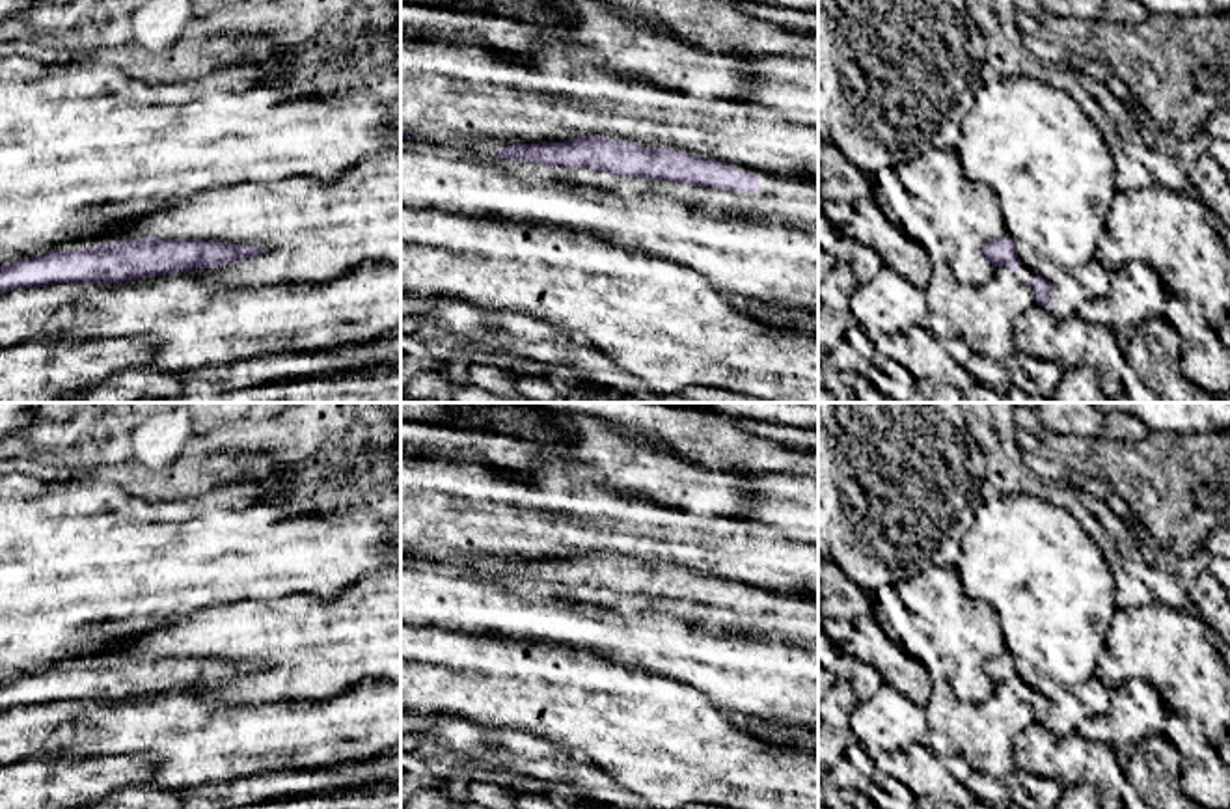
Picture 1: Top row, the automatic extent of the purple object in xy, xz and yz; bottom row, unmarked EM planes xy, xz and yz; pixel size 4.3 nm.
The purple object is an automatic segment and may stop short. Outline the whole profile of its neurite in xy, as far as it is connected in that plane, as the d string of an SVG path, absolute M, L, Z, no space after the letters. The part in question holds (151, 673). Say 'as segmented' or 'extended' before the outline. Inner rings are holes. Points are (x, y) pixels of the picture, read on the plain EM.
as segmented; M127 656L82 667L48 667L45 673L15 677L0 684L0 712L13 706L58 701L121 701L196 686L224 684L263 671L259 664L226 662L207 656Z

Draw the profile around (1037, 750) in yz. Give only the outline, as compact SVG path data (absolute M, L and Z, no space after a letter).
M1034 721L1014 738L1014 764L1018 772L1057 779L1064 788L1090 783L1092 764L1126 762L1126 753L1077 733L1055 734Z

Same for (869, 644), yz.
M876 613L854 621L854 636L840 651L872 665L885 684L915 705L924 706L930 701L934 690L930 671L885 634Z

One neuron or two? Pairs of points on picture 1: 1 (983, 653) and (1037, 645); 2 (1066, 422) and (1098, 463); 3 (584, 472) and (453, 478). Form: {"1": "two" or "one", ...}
{"1": "two", "2": "two", "3": "one"}

